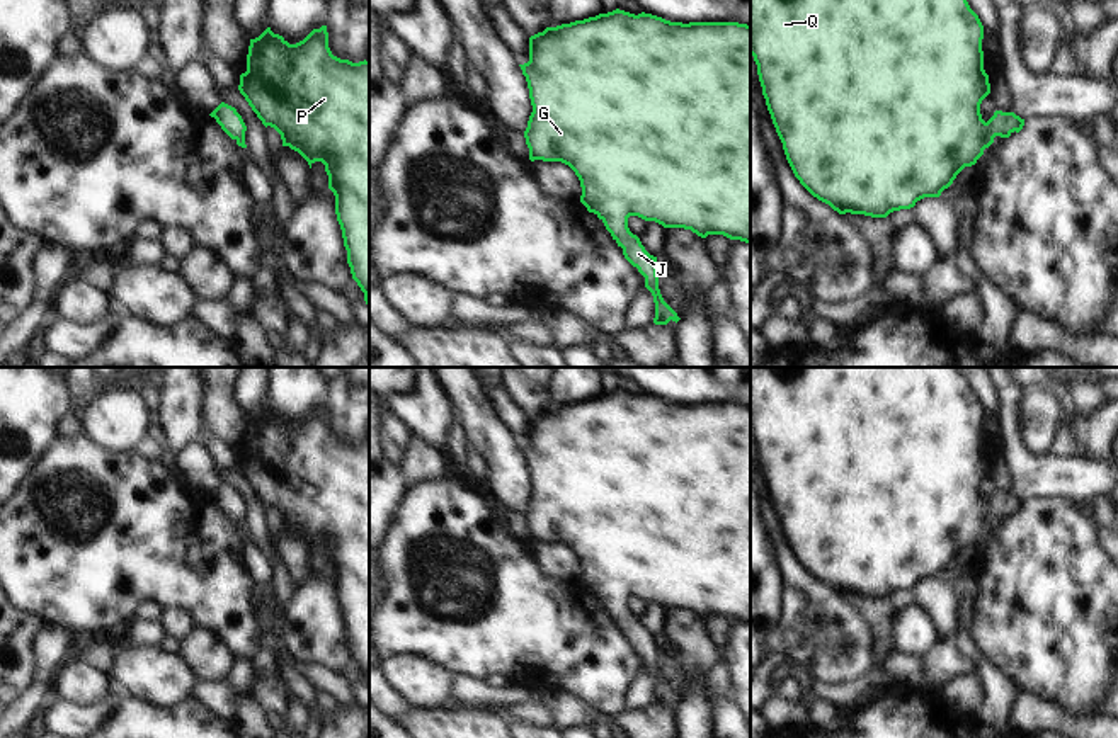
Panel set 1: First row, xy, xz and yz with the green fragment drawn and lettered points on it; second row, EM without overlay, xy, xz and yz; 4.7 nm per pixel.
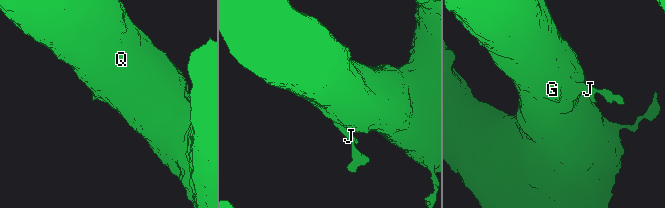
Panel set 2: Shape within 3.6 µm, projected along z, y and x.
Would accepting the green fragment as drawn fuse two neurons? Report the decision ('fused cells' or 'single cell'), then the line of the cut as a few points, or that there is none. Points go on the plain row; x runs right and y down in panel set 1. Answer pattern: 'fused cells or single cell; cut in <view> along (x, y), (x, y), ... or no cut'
single cell; no cut

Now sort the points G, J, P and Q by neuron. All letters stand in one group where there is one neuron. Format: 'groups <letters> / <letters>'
groups G J P Q

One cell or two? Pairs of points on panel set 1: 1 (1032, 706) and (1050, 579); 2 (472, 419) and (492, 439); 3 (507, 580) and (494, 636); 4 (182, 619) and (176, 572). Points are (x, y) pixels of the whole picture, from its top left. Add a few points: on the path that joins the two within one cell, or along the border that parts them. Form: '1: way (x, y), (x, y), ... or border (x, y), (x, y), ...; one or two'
1: border (1020, 691), (1054, 703), (1069, 715); two
2: way (477, 424), (487, 434); one
3: way (504, 594), (502, 611), (494, 623); one
4: border (162, 609), (182, 609), (196, 624); two

